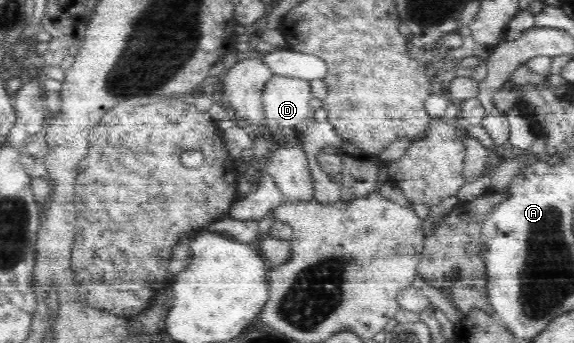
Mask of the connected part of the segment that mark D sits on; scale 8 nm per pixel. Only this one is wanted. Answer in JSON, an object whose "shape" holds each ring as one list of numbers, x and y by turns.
{"shape":[[273,76,262,91,262,106,265,114,264,127,273,137,285,135,296,141,296,131,304,133,309,123,314,122,315,112,311,110,310,82,297,78]]}

